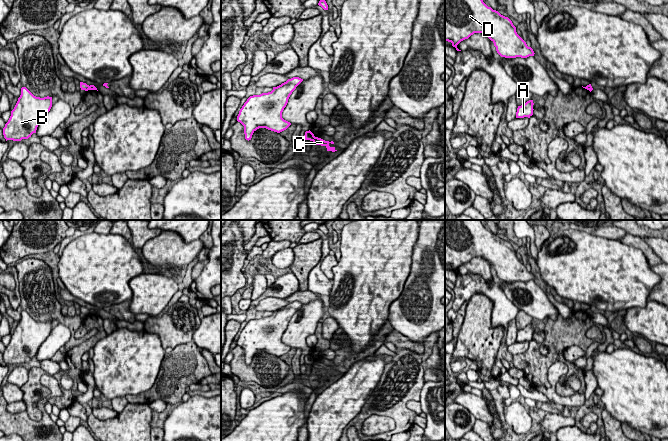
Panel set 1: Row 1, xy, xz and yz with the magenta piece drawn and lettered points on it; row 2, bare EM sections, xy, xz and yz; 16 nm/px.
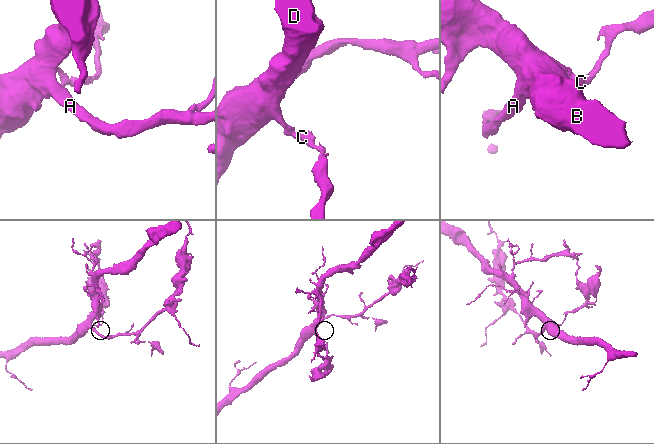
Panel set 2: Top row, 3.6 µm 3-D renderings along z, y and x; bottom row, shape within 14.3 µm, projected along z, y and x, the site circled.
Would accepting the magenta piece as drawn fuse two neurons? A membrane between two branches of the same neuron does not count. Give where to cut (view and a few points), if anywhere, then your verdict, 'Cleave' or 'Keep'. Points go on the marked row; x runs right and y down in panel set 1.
Split along xz (315, 137), (311, 140). Cleave

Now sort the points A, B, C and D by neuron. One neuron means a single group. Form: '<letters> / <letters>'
A B D / C

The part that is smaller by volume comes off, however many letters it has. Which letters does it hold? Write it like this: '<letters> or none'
C

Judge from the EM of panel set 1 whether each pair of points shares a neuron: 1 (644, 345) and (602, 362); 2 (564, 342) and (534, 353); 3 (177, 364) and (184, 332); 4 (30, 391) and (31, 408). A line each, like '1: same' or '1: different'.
1: different
2: same
3: different
4: same

